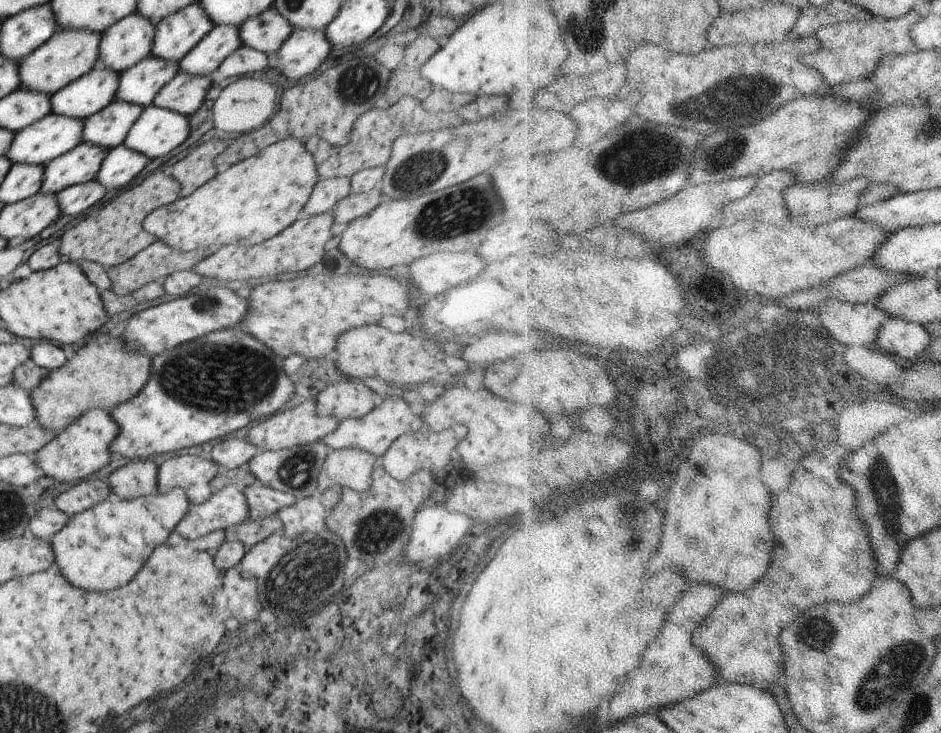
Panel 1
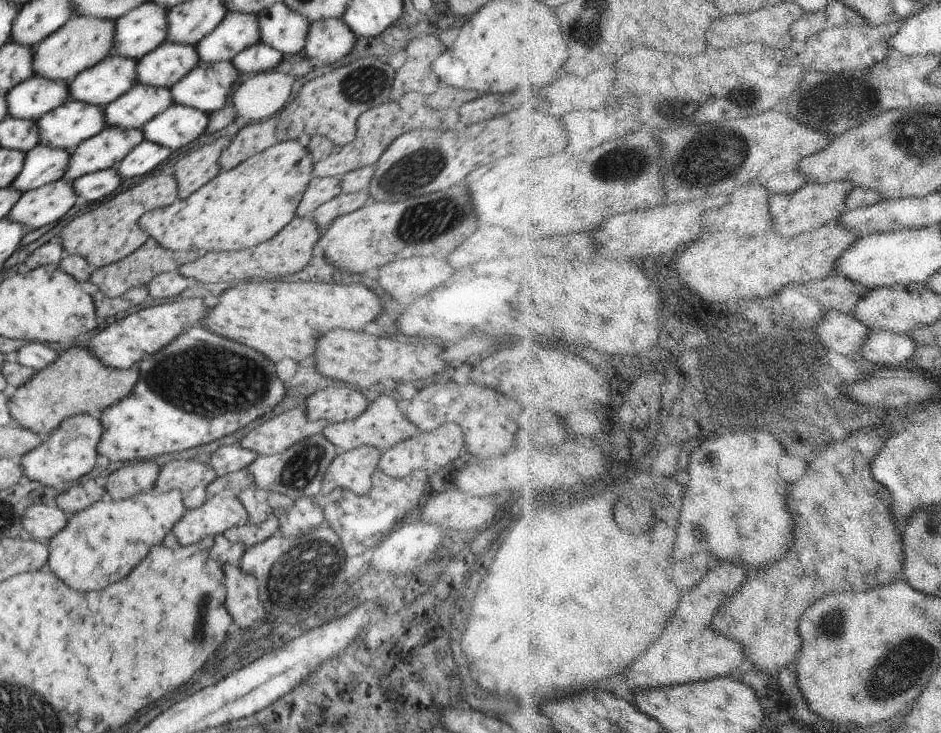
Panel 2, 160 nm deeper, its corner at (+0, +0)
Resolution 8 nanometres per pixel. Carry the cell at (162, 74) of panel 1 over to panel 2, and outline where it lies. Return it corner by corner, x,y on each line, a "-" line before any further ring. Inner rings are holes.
167,41
139,60
137,83
172,87
200,63
196,45

